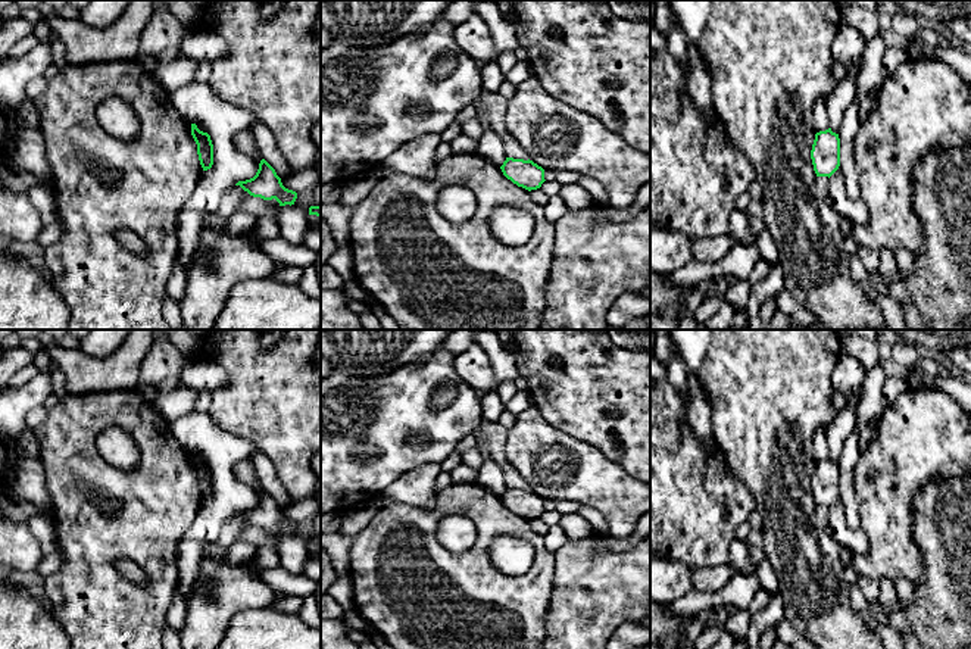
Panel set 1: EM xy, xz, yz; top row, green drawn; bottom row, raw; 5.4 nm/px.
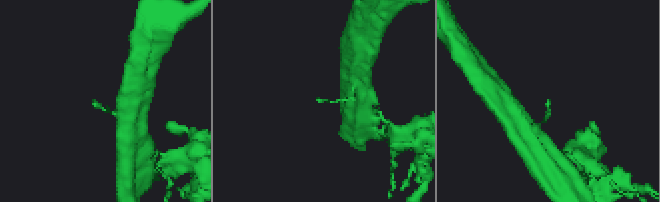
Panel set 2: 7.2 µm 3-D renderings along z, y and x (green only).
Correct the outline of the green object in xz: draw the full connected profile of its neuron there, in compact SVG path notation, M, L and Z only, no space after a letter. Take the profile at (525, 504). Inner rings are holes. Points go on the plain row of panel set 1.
M506 487L500 499L508 509L528 521L540 518L546 511L544 499L530 489Z

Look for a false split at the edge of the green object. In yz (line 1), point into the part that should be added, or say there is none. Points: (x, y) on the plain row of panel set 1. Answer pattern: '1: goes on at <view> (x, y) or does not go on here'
1: does not go on here

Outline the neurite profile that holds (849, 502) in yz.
M881 365L867 371L862 397L858 405L856 425L839 458L840 468L840 496L843 503L846 524L850 530L861 528L859 506L853 493L853 469L861 456L859 440L862 428L871 421L878 419L886 405L883 402L883 386L887 380L886 371Z

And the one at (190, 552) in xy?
M182 536L178 545L178 572L179 572L179 590L187 600L193 593L193 587L202 575L200 564L204 556L204 543L196 539Z

